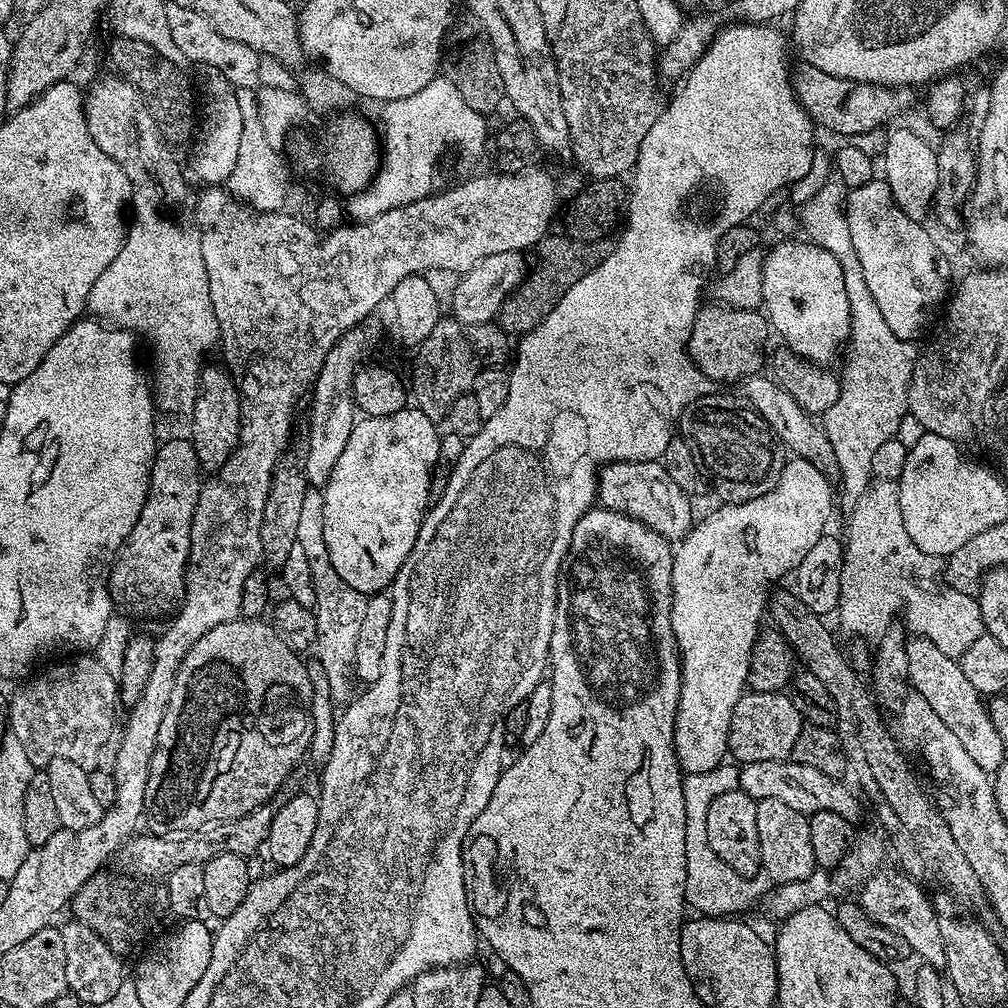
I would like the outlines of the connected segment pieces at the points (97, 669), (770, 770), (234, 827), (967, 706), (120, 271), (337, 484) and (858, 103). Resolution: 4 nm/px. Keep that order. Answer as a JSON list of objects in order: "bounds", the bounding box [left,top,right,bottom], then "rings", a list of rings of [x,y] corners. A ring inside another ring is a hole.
[{"bounds":[8,654,118,770],"rings":[[[76,654],[64,658],[61,664],[52,664],[36,677],[25,679],[24,684],[8,700],[8,726],[10,734],[22,742],[26,758],[30,758],[33,769],[43,769],[54,758],[70,758],[78,766],[89,770],[97,767],[100,751],[112,732],[118,705],[118,680],[106,670],[106,666],[92,654]]]},{"bounds":[739,758,861,821],"rings":[[[789,758],[743,765],[740,768],[739,789],[755,801],[762,798],[778,798],[778,802],[786,802],[786,806],[805,814],[830,810],[834,814],[842,814],[842,818],[847,820],[859,821],[861,797],[856,797],[844,783],[843,779],[835,780],[822,774],[822,770],[814,770],[814,766],[802,766]]]},{"bounds":[118,803,274,878],"rings":[[[266,803],[261,808],[256,808],[250,814],[233,820],[215,820],[206,822],[190,830],[170,830],[140,836],[133,834],[125,840],[119,850],[118,861],[125,873],[136,878],[167,878],[178,866],[191,864],[205,864],[218,854],[238,854],[245,858],[251,857],[251,852],[256,852],[265,847],[270,834],[270,822],[274,808],[271,803]]]},{"bounds":[904,635,1006,774],"rings":[[[913,635],[904,649],[908,659],[907,683],[911,691],[930,702],[930,710],[934,710],[934,714],[950,726],[950,731],[958,737],[958,742],[962,742],[966,754],[970,754],[984,772],[995,774],[1006,759],[1006,745],[1002,738],[998,738],[998,730],[994,730],[994,722],[982,695],[963,674],[959,659],[942,654],[942,650],[938,650],[938,646],[925,636]]]},{"bounds":[87,208,220,346],"rings":[[[144,208],[136,217],[131,217],[130,223],[126,228],[124,237],[124,245],[122,250],[118,250],[118,258],[114,258],[114,262],[110,262],[110,266],[106,266],[106,270],[102,270],[102,274],[98,274],[98,282],[94,282],[94,286],[88,295],[87,311],[91,313],[95,319],[101,322],[107,322],[109,325],[117,328],[125,328],[126,331],[135,334],[137,337],[143,338],[148,332],[152,332],[154,336],[162,336],[162,330],[174,330],[174,334],[188,338],[190,334],[194,334],[194,338],[198,338],[198,342],[202,346],[208,346],[217,337],[220,337],[218,330],[218,318],[213,318],[212,310],[208,302],[208,287],[205,284],[206,262],[202,262],[202,250],[200,249],[200,241],[191,231],[183,232],[176,224],[171,224],[164,216],[159,216],[152,208]]]},{"bounds":[322,406,441,594],"rings":[[[405,406],[400,412],[395,412],[389,416],[369,416],[357,419],[352,426],[350,442],[346,442],[346,450],[338,457],[338,463],[334,466],[334,474],[330,474],[328,483],[324,485],[322,491],[324,495],[324,514],[325,514],[325,542],[329,551],[330,562],[334,570],[338,572],[346,585],[352,586],[365,594],[380,594],[391,585],[396,579],[398,570],[406,562],[410,550],[414,550],[414,542],[418,538],[418,530],[424,521],[424,513],[430,507],[430,482],[432,481],[432,468],[438,458],[438,446],[440,445],[441,433],[436,432],[437,425],[433,420],[422,414],[422,410],[415,406]]]},{"bounds":[791,63,916,138],"rings":[[[806,63],[791,73],[792,90],[796,100],[806,110],[813,125],[825,128],[828,132],[837,132],[844,138],[856,138],[863,132],[872,132],[883,124],[891,125],[895,116],[900,116],[912,103],[916,96],[911,87],[887,88],[884,84],[863,84],[857,80],[838,78],[834,74],[826,74],[826,70],[818,70],[818,66]]]}]

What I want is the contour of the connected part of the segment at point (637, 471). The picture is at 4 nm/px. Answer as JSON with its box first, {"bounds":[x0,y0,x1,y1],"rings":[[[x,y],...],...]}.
{"bounds":[596,460,693,542],"rings":[[[614,460],[603,465],[596,477],[596,500],[612,512],[625,512],[649,524],[670,542],[679,542],[691,530],[693,501],[670,482],[663,463],[655,460]]]}

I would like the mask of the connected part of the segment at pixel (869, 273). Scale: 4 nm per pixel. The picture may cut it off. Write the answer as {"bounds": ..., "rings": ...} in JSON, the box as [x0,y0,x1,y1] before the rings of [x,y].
{"bounds":[845,178,951,342],"rings":[[[873,178],[862,186],[849,189],[845,195],[845,212],[850,238],[853,239],[862,274],[865,275],[866,286],[869,287],[870,294],[873,295],[874,302],[882,313],[882,318],[898,338],[909,342],[916,341],[915,339],[921,336],[931,320],[936,308],[938,307],[938,310],[947,299],[951,285],[950,264],[947,258],[924,228],[925,225],[908,216],[901,203],[892,196],[887,181],[882,178]]]}

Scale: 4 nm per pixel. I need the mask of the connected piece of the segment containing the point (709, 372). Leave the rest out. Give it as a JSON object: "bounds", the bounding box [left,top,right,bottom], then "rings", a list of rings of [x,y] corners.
{"bounds":[688,302,770,385],"rings":[[[713,302],[712,305],[701,307],[694,318],[694,326],[690,330],[690,338],[688,339],[688,357],[698,366],[698,370],[702,370],[702,374],[706,374],[706,378],[710,378],[717,385],[732,384],[735,382],[743,382],[748,376],[755,376],[761,371],[760,368],[765,367],[766,352],[764,356],[764,339],[770,333],[770,325],[766,319],[765,313],[760,310],[751,308],[732,308],[728,304]]]}

